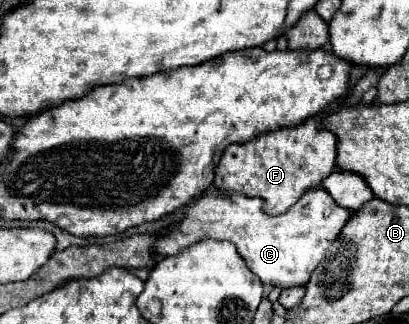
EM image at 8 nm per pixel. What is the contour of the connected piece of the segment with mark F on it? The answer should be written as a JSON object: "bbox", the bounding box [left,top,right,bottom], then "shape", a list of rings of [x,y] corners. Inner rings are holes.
{"bbox":[215,118,337,216],"shape":[[[309,118],[299,126],[261,134],[247,144],[229,146],[215,170],[215,186],[225,192],[243,192],[265,200],[265,212],[277,216],[289,210],[307,190],[319,188],[321,180],[335,168],[337,138],[321,130],[321,118]],[[287,130],[287,132],[285,132]]]}

